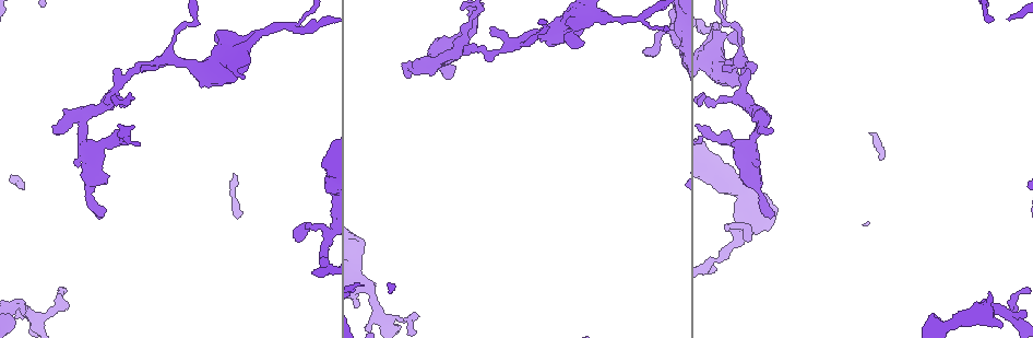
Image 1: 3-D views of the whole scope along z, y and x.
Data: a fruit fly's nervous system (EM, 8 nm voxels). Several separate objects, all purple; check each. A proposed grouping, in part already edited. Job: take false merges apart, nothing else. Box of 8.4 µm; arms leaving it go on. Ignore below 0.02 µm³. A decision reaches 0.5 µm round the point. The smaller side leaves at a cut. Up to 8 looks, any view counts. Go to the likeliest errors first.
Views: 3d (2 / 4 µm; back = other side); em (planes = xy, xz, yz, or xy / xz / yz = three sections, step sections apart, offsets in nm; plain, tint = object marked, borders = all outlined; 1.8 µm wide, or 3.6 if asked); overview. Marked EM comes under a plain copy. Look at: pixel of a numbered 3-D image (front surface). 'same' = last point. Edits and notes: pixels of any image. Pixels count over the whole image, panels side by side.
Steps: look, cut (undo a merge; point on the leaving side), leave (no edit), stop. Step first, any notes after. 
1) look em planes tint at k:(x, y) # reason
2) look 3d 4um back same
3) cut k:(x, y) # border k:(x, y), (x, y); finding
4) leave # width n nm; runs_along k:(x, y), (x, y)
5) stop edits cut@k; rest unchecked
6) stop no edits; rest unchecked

look em planes tint at 1:(641, 18) # arms part here

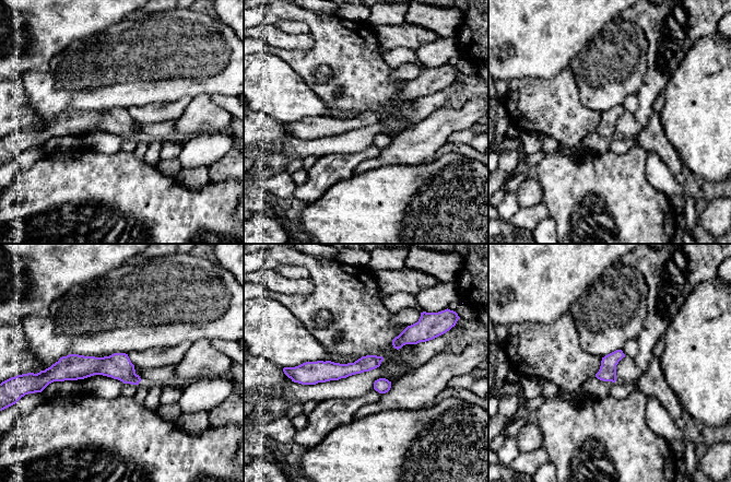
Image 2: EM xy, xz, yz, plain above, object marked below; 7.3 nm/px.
leave # runs_along 2:(56, 372), (119, 366), (137, 379); all the same neuron

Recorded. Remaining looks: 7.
look 3d 2um at 1:(985, 299) # sharp bend

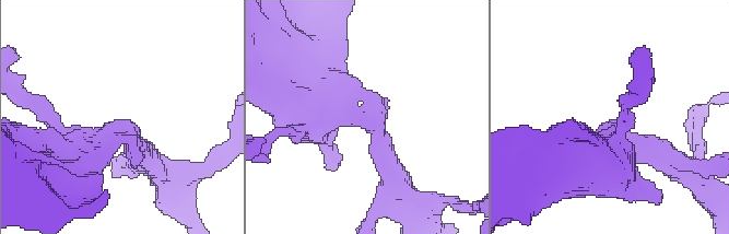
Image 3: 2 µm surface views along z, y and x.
look em planes tint at 3:(126, 127) # arms 3; arm_widths 200, 220, 340 nm; shape alone is not enough

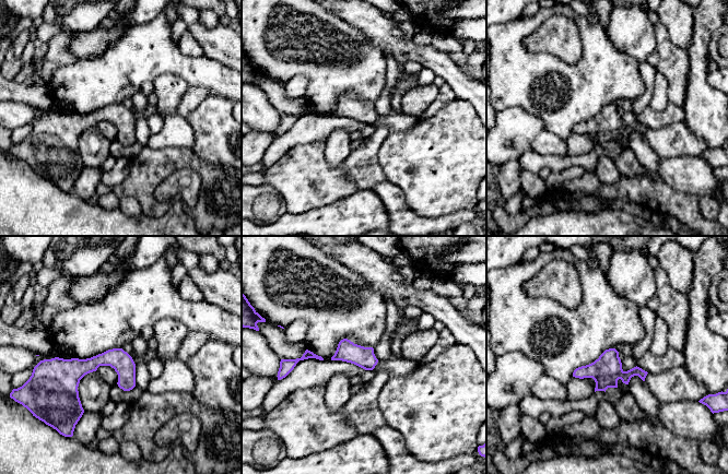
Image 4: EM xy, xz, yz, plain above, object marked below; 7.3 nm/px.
leave # runs_along 4:(54, 364), (112, 360), (132, 383); continuous, no second neuron

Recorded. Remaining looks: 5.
look em xz step 8 tint at 1:(171, 58)

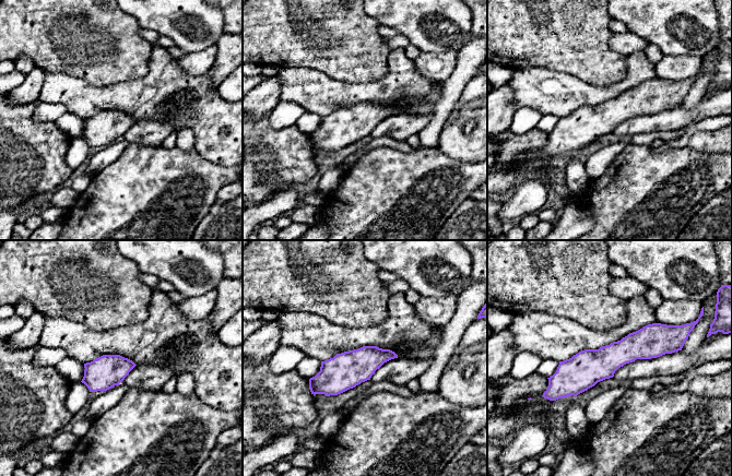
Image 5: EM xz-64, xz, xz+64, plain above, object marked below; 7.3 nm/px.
look em planes tint same # another direction

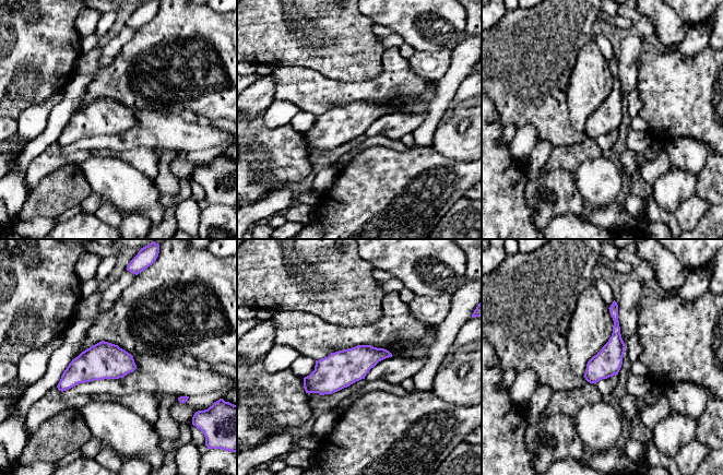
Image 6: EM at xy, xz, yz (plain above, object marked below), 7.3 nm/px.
leave # runs_along 6:(614, 306), (615, 347), (592, 380); one neuron here

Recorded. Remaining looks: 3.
stop no edits; rest unchecked

